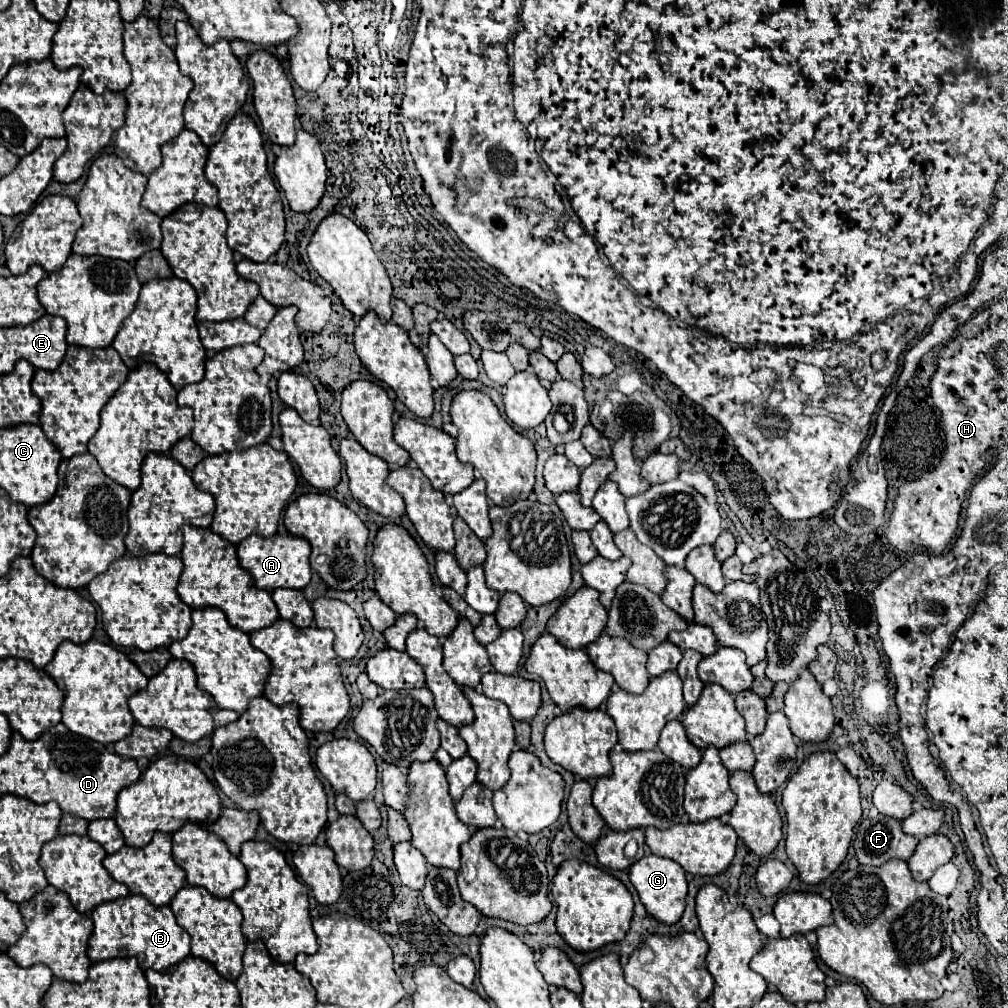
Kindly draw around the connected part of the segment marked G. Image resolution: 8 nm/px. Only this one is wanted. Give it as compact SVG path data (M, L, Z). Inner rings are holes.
M649 853L641 861L637 861L637 865L633 865L633 869L629 869L629 879L631 879L633 887L637 889L639 899L651 917L655 917L657 921L661 921L665 925L675 925L681 919L681 915L685 911L687 877L685 877L685 871L675 861Z

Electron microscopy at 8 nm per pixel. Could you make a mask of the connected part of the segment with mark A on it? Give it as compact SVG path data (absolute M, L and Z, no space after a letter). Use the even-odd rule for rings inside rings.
M253 535L241 541L241 545L237 545L239 565L253 577L255 585L265 591L273 591L279 587L303 589L311 581L309 555L311 555L311 545L305 539L293 535L277 535L271 539Z

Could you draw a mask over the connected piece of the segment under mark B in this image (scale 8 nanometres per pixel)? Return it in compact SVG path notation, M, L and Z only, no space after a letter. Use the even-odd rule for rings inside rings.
M127 895L123 899L103 903L93 909L91 919L95 923L87 949L91 961L135 957L143 971L159 971L177 965L191 953L191 937L185 933L185 929L181 929L181 925L177 925L173 911L167 905L155 907L141 895Z

